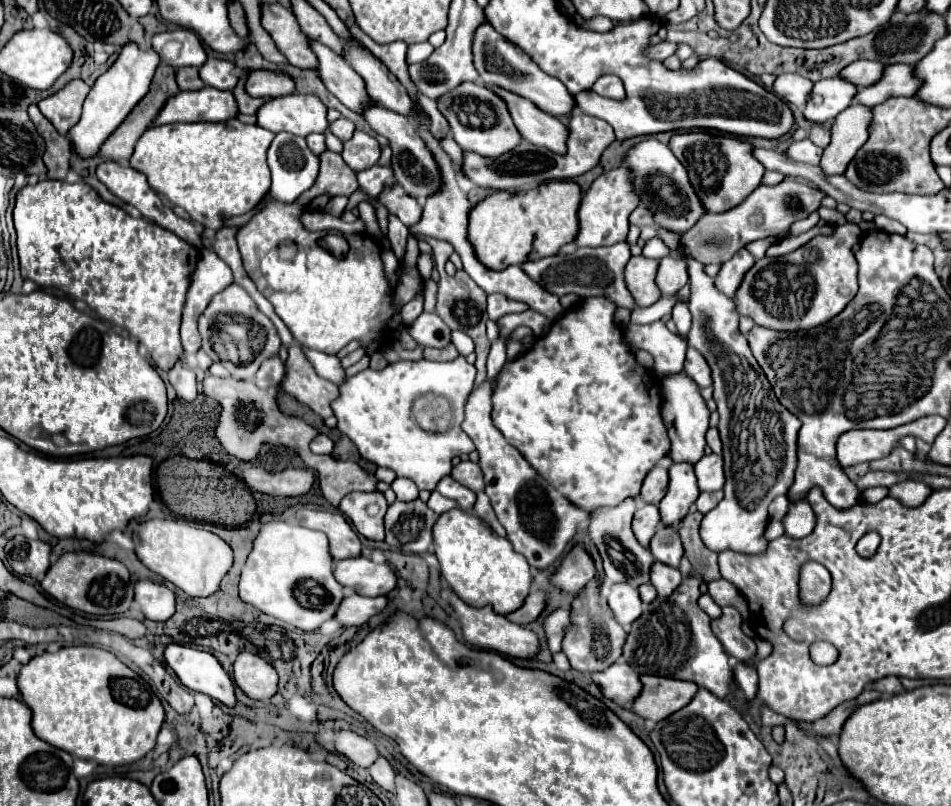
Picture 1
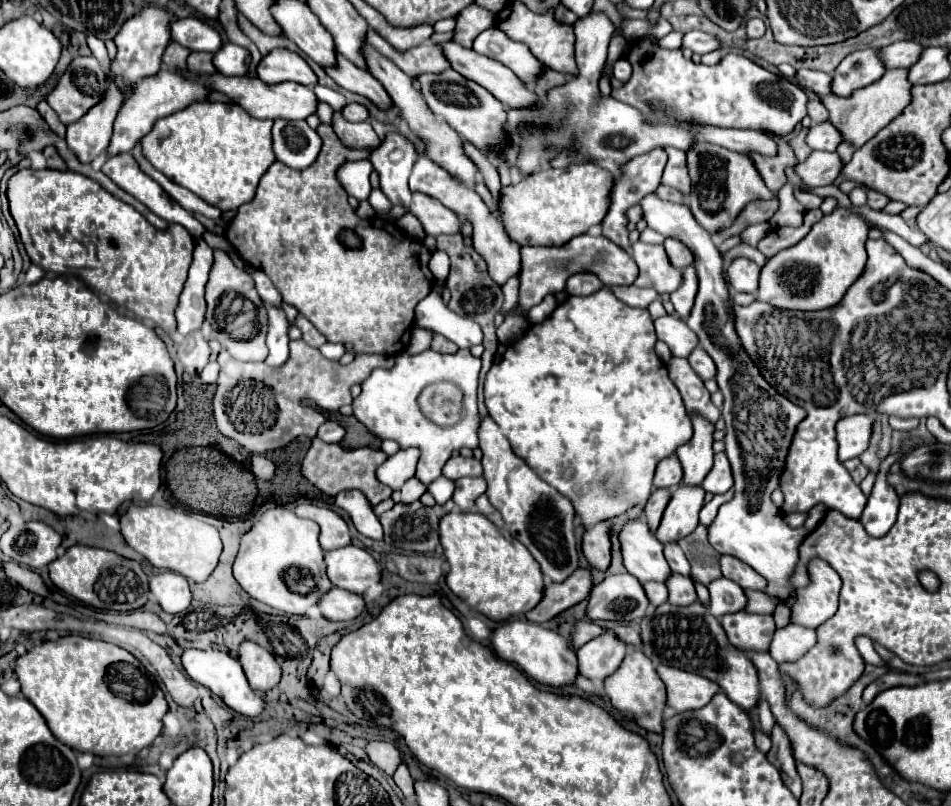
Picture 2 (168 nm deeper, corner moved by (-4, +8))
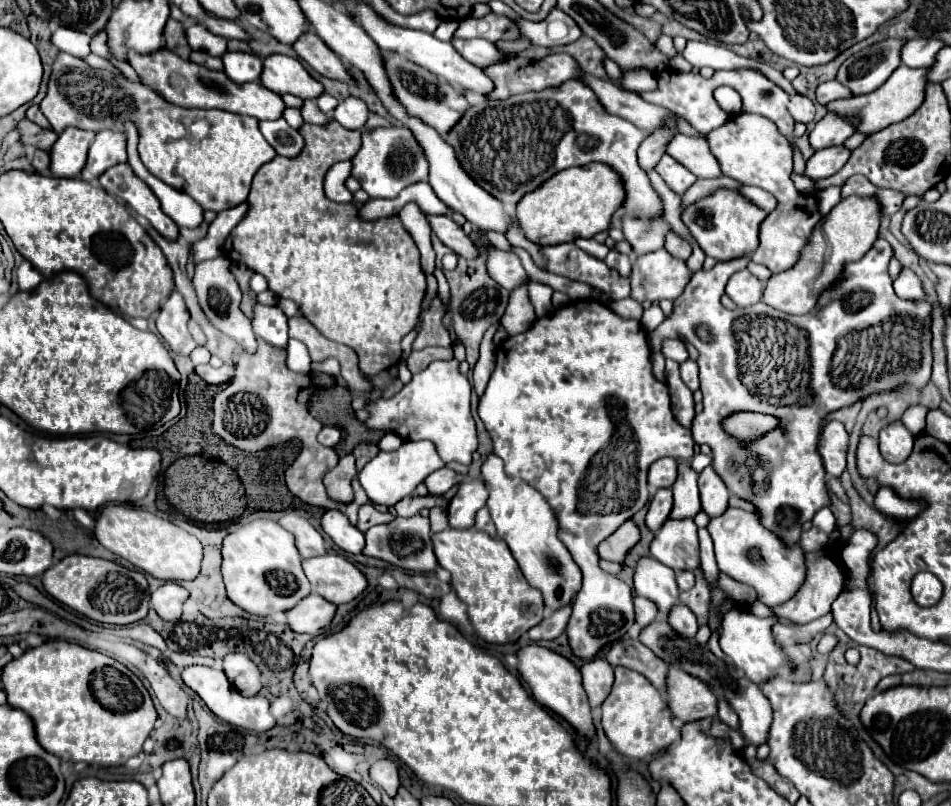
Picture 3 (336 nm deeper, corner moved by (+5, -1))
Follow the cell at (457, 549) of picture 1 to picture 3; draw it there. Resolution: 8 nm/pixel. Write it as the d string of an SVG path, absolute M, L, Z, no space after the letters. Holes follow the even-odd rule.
M443 530L433 534L433 550L439 564L451 572L451 584L461 602L467 604L469 620L477 636L491 644L513 644L529 628L543 620L543 596L531 588L513 558L509 546L479 530Z

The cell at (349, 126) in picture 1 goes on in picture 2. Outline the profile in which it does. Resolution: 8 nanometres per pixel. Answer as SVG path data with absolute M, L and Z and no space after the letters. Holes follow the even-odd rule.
M348 103L344 109L342 109L342 115L350 121L366 121L368 119L368 111L366 107L358 105L358 103Z

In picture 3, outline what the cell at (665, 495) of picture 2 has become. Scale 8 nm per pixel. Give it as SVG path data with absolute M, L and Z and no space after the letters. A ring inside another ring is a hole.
M671 488L657 490L657 494L653 496L653 500L649 504L649 512L647 512L647 518L645 518L649 530L657 532L661 528L661 524L665 524L665 520L669 518L671 508L673 508L673 492L671 492Z

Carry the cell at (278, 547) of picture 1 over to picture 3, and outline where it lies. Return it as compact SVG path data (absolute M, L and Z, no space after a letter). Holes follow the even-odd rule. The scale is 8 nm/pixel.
M253 520L229 532L223 540L221 556L223 580L229 600L255 616L271 616L273 612L285 612L293 608L299 600L303 600L307 594L311 594L311 584L303 574L301 556L295 548L293 534L289 534L273 520Z

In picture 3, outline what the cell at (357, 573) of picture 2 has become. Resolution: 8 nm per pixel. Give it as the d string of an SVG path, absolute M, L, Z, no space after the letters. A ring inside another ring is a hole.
M339 554L303 560L303 570L311 582L311 592L333 604L345 604L367 588L365 576Z

